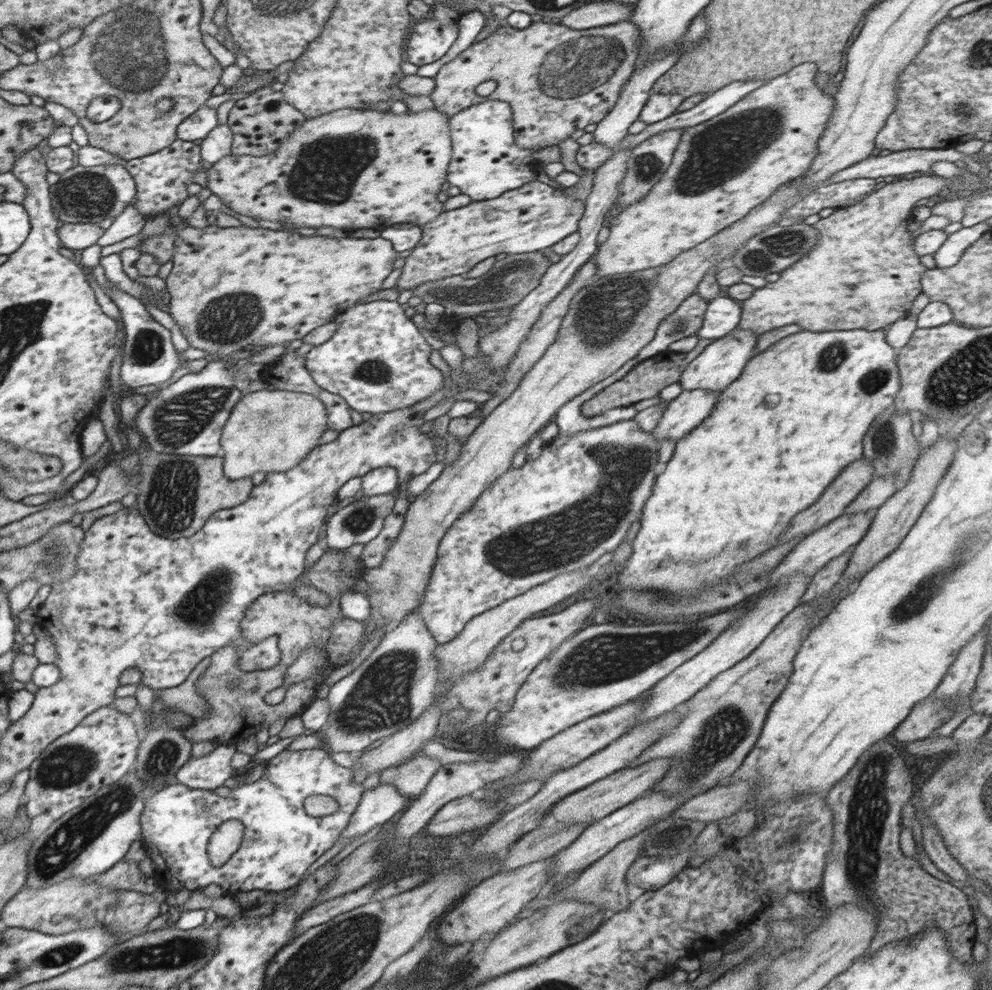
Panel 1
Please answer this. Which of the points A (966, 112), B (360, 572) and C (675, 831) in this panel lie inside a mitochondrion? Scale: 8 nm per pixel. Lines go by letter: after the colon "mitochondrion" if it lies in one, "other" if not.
A: mitochondrion
B: other
C: other

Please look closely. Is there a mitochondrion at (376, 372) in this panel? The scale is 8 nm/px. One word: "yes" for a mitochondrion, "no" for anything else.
yes

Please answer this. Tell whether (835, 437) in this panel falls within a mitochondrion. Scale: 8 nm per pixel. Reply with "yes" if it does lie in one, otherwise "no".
no

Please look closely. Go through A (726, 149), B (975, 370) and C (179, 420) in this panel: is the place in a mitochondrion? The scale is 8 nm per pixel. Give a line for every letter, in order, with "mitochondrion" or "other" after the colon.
A: mitochondrion
B: mitochondrion
C: mitochondrion

